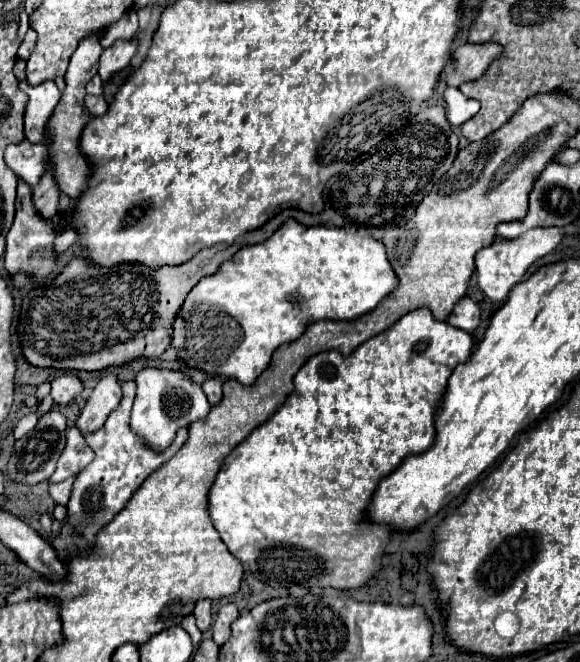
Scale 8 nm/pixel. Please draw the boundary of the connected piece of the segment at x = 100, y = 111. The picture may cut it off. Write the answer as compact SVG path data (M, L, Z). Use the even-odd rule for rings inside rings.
M85 96L85 106L93 116L103 116L109 110L109 104L103 100L103 96Z

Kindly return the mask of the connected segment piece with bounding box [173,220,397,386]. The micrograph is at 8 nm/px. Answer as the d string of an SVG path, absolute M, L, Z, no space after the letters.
M287 220L269 240L241 248L213 276L199 280L175 318L173 348L187 366L235 378L249 386L269 368L271 354L281 344L297 340L311 322L355 320L377 308L393 292L393 286L397 286L397 274L387 260L383 242L369 236L355 236L335 226L305 226L297 220Z

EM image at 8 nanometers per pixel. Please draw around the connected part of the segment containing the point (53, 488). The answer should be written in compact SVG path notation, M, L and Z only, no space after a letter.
M71 476L69 480L63 480L63 482L59 482L59 484L51 484L51 486L49 486L51 498L53 498L57 504L67 504L67 502L69 502L69 496L71 496L73 482L75 482L75 476Z

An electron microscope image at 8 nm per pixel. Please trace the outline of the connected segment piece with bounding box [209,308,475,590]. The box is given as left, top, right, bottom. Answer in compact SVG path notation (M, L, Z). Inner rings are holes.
M429 308L413 310L405 314L399 322L395 322L387 332L381 332L379 336L367 340L357 348L351 356L341 356L339 352L321 352L305 362L301 372L295 376L295 390L287 398L287 402L271 416L269 422L257 426L223 462L215 484L209 494L209 516L213 520L213 526L217 528L221 540L229 548L229 552L245 566L245 570L253 572L253 576L269 586L279 586L279 588L291 588L293 584L303 586L307 590L353 590L353 588L363 588L367 586L377 572L383 570L383 558L387 544L393 538L393 528L389 524L377 524L367 518L367 508L371 504L371 498L379 486L379 482L389 476L393 470L397 470L403 462L403 458L421 454L429 450L435 442L435 414L437 406L441 404L447 388L447 380L453 374L455 366L469 360L473 354L475 340L469 332L453 328L449 322L439 322L433 318Z

